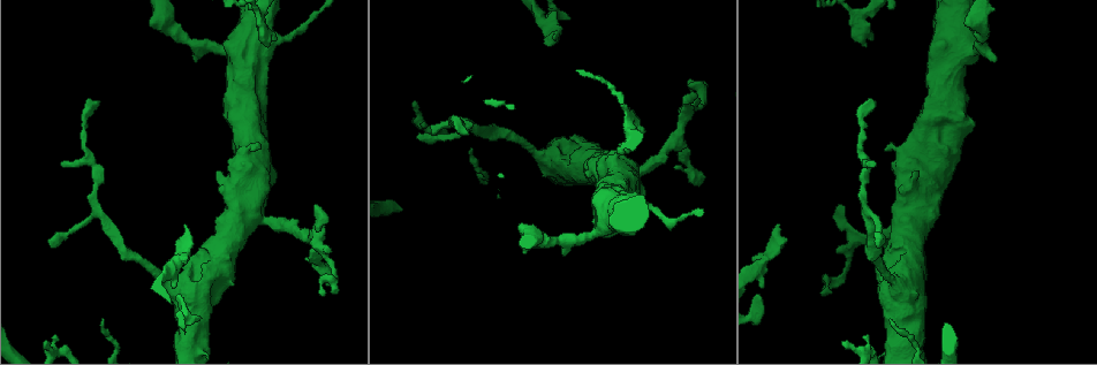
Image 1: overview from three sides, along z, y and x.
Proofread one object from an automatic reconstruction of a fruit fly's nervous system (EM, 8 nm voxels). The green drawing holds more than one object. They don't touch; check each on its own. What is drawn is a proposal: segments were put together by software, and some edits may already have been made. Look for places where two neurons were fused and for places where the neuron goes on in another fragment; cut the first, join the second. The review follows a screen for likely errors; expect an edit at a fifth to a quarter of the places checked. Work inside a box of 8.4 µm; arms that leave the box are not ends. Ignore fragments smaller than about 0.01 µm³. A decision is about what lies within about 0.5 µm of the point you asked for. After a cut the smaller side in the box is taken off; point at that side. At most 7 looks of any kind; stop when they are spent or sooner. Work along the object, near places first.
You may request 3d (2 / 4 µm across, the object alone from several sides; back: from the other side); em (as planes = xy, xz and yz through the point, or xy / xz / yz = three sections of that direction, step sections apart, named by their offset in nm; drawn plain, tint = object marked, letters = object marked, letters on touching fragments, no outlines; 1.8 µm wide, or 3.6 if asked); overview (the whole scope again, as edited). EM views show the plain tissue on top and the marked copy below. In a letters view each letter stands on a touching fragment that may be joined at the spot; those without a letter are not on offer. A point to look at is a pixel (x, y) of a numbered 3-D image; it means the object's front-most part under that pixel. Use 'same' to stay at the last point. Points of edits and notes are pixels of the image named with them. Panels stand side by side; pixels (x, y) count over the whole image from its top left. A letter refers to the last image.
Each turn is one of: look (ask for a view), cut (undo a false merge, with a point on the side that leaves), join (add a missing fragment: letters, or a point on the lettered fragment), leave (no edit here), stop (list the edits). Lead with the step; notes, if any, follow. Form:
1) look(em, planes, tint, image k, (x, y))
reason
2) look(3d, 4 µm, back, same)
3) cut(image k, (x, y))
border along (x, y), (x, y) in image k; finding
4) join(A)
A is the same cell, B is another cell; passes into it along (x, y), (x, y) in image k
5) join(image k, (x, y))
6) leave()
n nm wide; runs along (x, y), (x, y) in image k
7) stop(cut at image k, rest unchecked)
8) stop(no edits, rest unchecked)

look(em, planes, letters, image 1, (415, 106))
tapers out

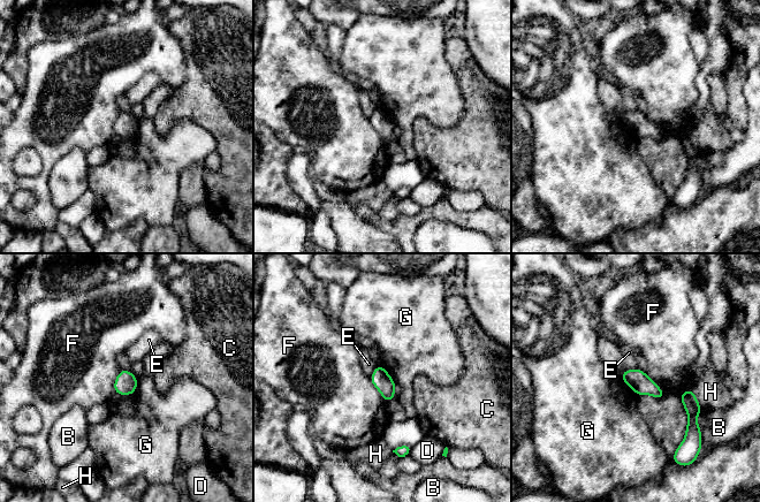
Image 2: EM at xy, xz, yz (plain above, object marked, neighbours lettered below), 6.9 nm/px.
leave()
B, C, D, E, F, G and H are other cells; border along (369, 377), (386, 402) in image 2; no lettered fragment goes on from it

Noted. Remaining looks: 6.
look(em, 3.6 µm, planes, letters, image 1, (778, 225))
free end

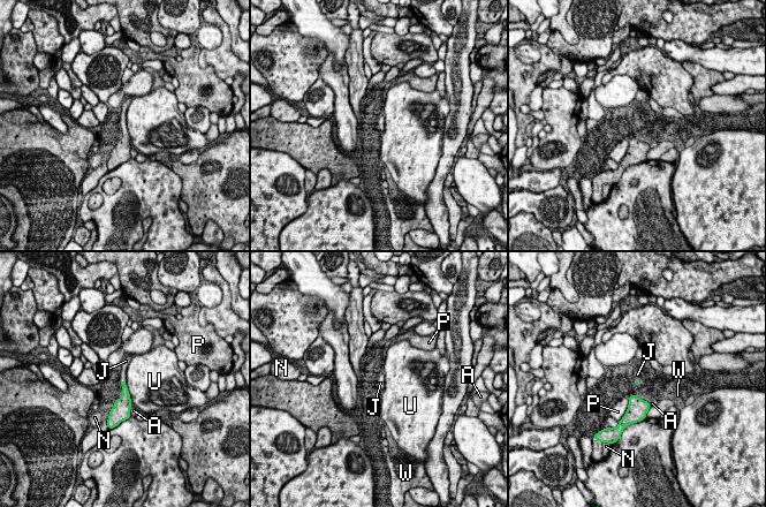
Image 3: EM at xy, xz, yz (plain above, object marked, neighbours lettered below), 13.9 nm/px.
join(J)
P touches over 300 nm; J is the same cell, A, N, P, U and W are other cells; the neuron continues

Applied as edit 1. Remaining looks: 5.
look(3d, 2 µm, image 1, (266, 43))
an open end

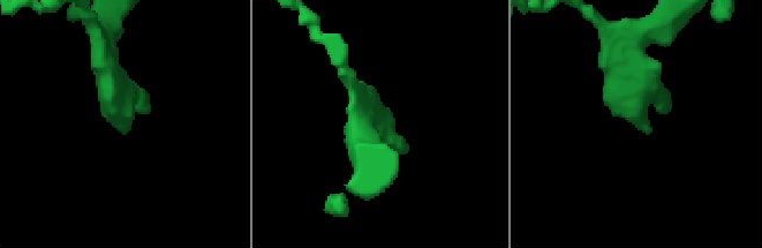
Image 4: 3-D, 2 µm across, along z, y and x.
look(em, planes, letters, image 4, (389, 131))
need the tissue

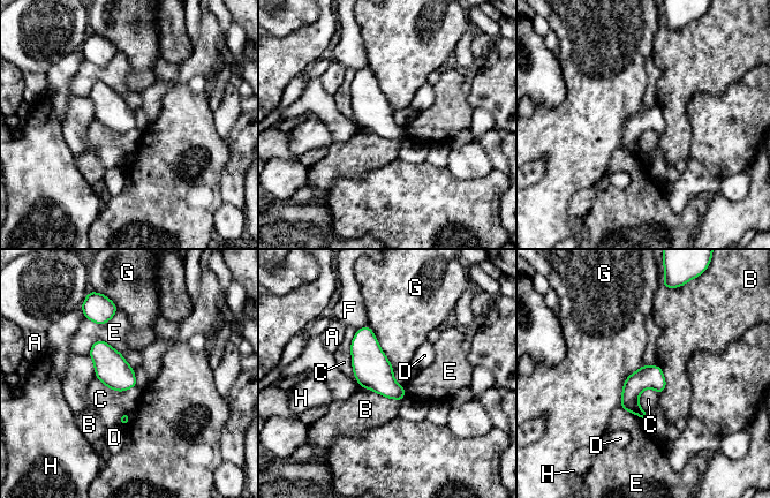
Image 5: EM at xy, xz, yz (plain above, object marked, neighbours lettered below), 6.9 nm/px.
leave()
A, B, C, D, E, F, G and H are other cells; border along (355, 330), (350, 366), (357, 382) in image 5; none of them fits

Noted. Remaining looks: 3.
stop(join at image 3, rest unchecked)

